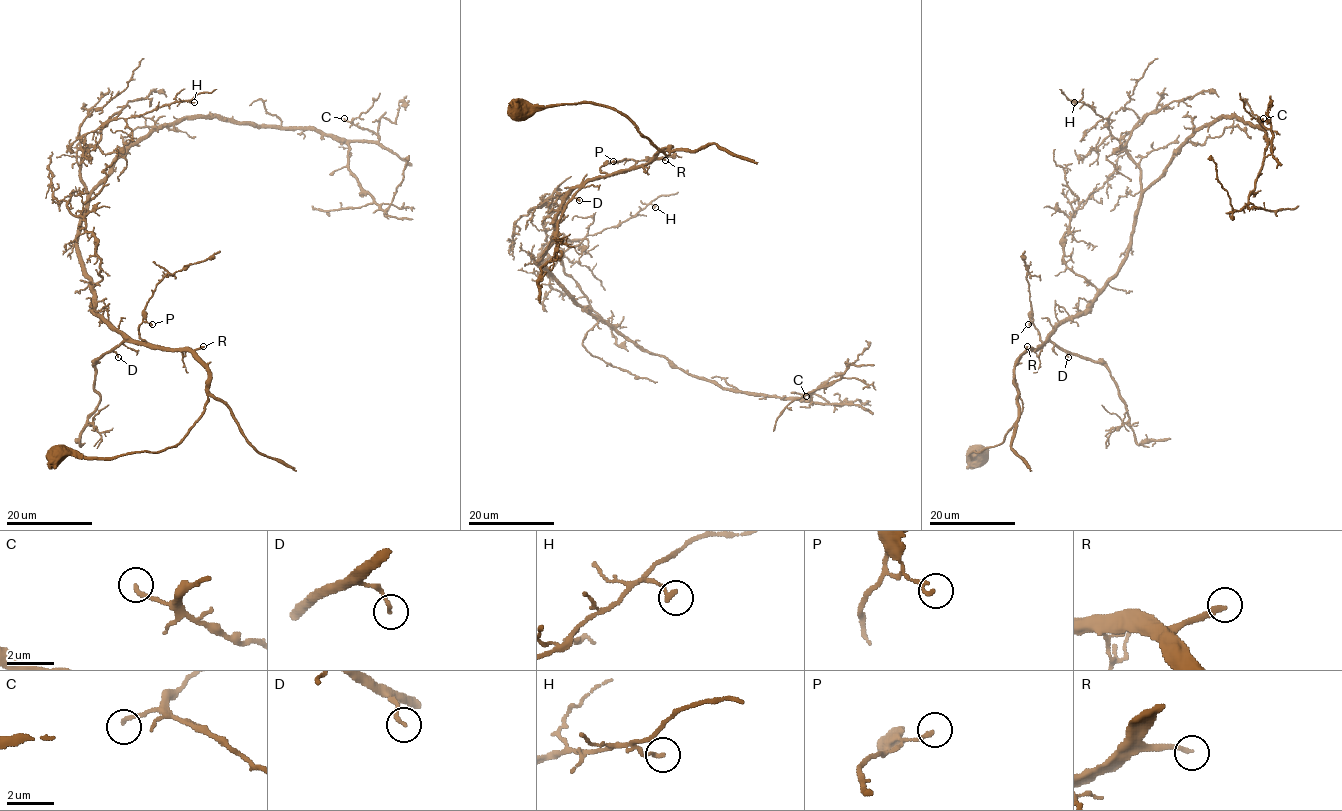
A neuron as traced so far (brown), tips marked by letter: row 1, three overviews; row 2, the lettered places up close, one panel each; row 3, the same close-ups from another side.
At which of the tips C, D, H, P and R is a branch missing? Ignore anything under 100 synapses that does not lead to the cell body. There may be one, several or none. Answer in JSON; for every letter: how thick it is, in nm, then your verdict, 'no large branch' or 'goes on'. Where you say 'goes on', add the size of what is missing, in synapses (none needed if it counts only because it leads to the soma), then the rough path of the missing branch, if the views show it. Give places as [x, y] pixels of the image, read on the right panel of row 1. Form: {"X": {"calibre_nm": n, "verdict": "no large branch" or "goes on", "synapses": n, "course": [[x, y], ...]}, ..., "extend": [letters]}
{"C": {"calibre_nm": 160, "verdict": "no large branch"}, "D": {"calibre_nm": 150, "verdict": "no large branch"}, "H": {"calibre_nm": 170, "verdict": "no large branch"}, "P": {"calibre_nm": 150, "verdict": "no large branch"}, "R": {"calibre_nm": 220, "verdict": "goes on", "synapses": 140, "course": [[1027, 346], [1044, 319], [1088, 294], [1112, 289], [1118, 295], [1151, 290], [1169, 295], [1176, 288]]}, "extend": ["R"]}

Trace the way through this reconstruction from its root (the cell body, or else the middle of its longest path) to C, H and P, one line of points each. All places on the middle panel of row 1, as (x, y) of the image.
C: (519, 108), (613, 107), (669, 147), (567, 196), (538, 262), (572, 297), (722, 387), (840, 404), (806, 396)
H: (519, 108), (613, 107), (669, 147), (579, 184), (543, 273), (546, 243), (655, 207)
P: (519, 108), (613, 107), (660, 151), (668, 154), (669, 147), (647, 163), (601, 171), (613, 161)

